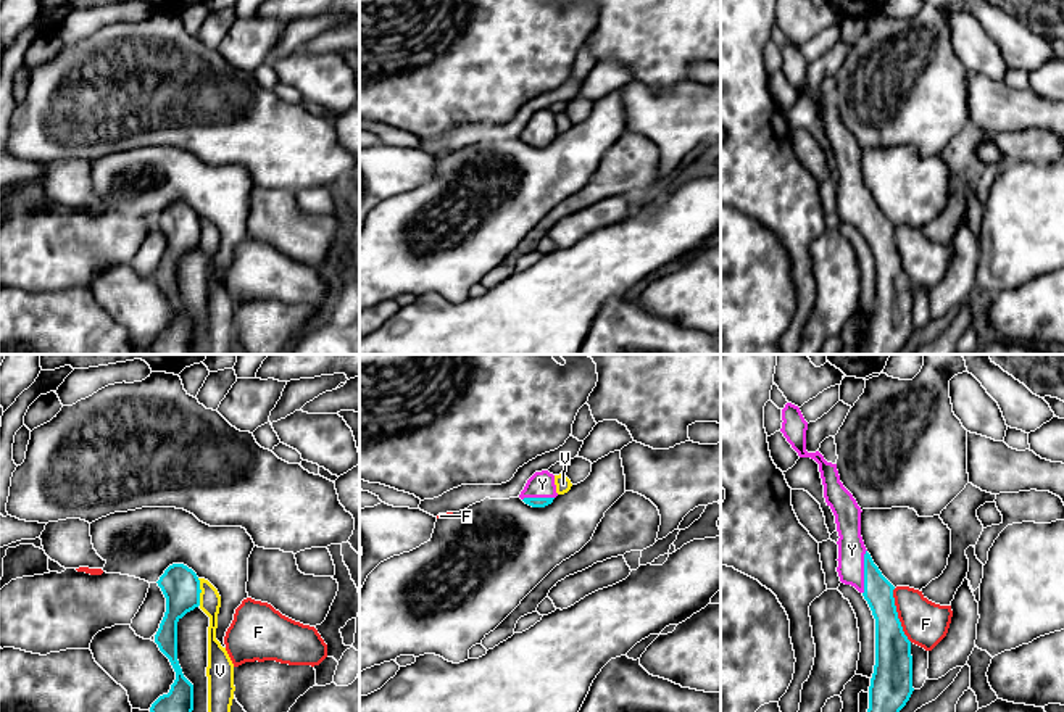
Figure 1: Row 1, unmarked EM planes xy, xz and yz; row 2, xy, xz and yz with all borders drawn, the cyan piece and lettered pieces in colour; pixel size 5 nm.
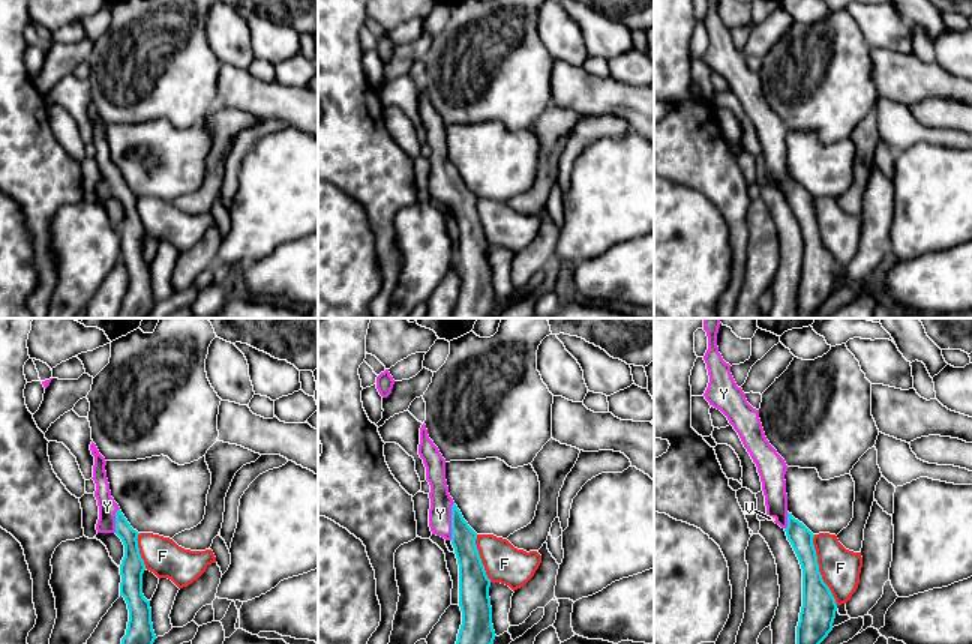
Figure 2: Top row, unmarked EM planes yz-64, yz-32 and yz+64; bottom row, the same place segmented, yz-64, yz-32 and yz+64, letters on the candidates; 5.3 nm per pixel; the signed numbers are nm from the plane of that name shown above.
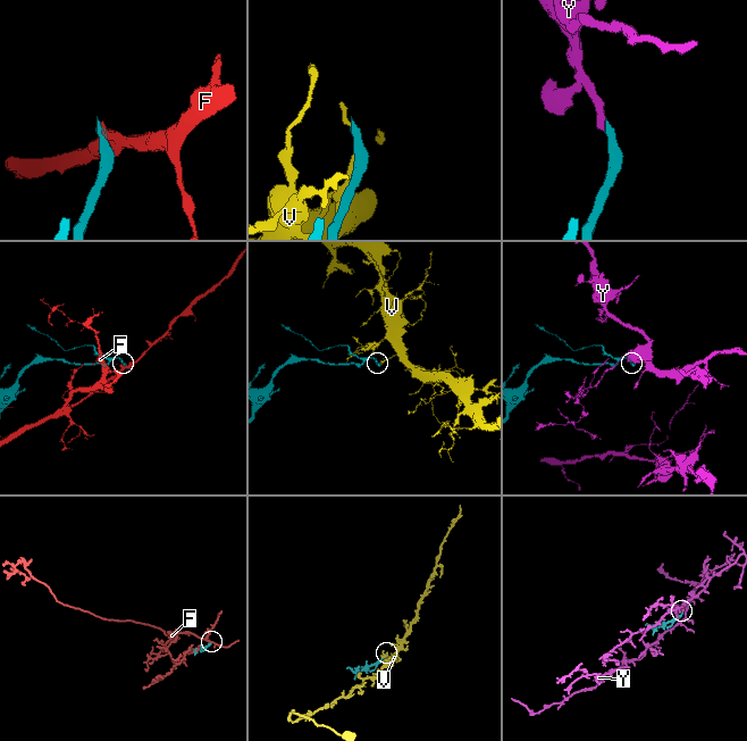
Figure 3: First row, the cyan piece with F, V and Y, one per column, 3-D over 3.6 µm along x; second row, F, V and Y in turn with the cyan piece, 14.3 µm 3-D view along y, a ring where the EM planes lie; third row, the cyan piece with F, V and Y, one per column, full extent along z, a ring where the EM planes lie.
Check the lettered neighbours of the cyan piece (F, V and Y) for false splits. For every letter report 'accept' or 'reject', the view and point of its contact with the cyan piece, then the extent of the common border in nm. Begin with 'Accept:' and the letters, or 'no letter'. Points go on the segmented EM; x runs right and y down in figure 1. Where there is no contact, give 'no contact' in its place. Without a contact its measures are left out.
Accept: Y
F: reject; meets cyan in yz at (897, 616); contact 280 nm long
V: reject; meets cyan in xy at (200, 591); contact 140 nm long
Y: accept; meets cyan in yz at (864, 572); contact 220 nm long

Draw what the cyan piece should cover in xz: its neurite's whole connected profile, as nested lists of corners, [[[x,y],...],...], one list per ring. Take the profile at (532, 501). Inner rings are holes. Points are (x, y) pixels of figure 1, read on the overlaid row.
[[[548,470],[535,472],[526,483],[519,498],[532,507],[545,507],[558,496],[555,475]]]

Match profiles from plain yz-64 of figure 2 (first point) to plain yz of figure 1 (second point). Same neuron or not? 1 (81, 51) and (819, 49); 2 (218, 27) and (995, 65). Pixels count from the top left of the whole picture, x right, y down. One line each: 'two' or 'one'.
1: two
2: one

